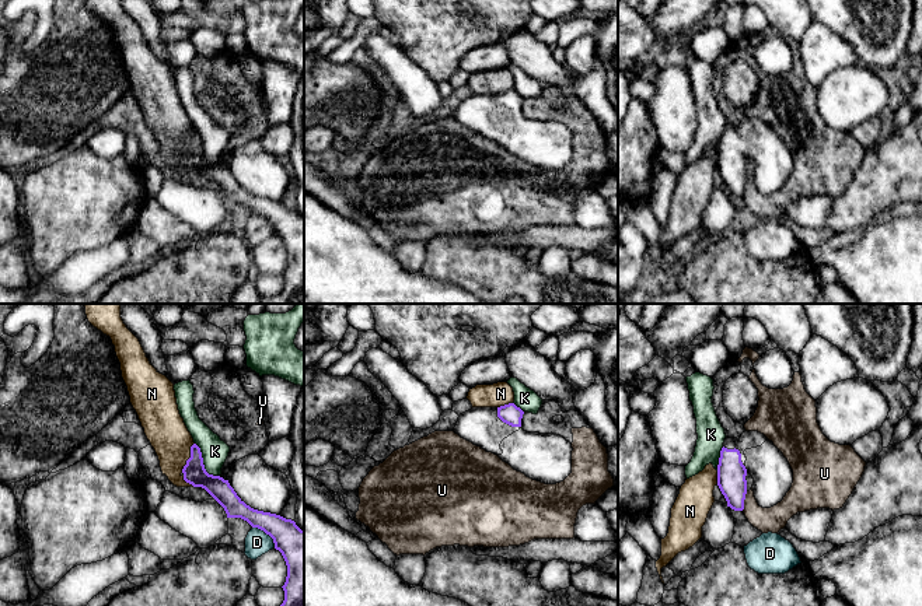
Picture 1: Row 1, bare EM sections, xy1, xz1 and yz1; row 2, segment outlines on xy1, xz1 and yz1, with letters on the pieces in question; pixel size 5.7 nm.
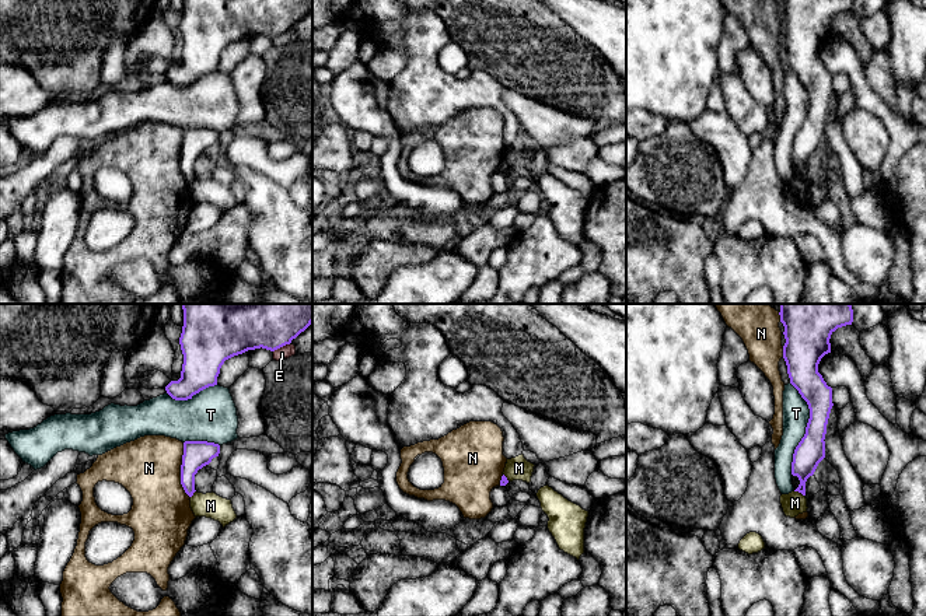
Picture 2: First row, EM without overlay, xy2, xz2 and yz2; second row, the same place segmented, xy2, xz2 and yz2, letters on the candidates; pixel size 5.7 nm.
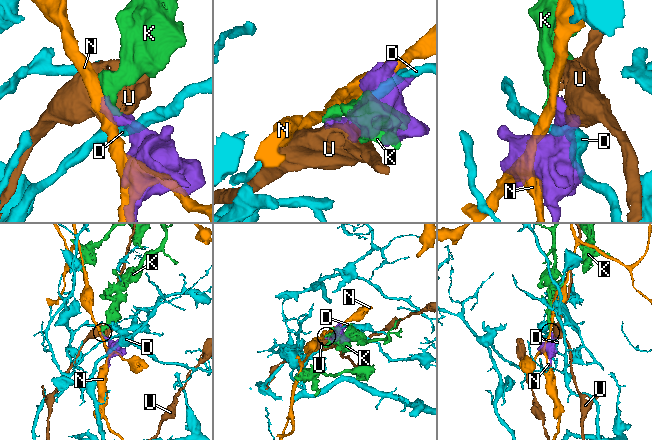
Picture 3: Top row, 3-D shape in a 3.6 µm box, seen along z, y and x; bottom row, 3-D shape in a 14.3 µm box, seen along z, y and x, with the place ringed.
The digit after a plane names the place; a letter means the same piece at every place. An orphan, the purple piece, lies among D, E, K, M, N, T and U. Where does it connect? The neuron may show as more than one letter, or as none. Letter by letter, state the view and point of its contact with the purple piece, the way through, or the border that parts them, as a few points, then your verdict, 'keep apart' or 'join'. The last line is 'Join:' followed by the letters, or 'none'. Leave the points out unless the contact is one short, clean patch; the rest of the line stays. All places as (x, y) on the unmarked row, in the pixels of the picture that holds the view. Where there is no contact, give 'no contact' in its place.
D: xy1 (266, 220) | along xy1 (252, 213), (264, 217), (272, 226), (275, 234) | keep apart
E: xy2 (280, 32) | keep apart
K: xy1 (202, 150) | along xy1 (195, 129), (199, 135), (203, 154), (209, 160), (219, 163) | keep apart
M: yz2 (800, 178) | along yz2 (795, 177), (804, 182) | keep apart
N: xy2 (181, 157) | keep apart
T: yz2 (806, 115) | keep apart
U: yz1 (743, 188) | keep apart
Join: none

